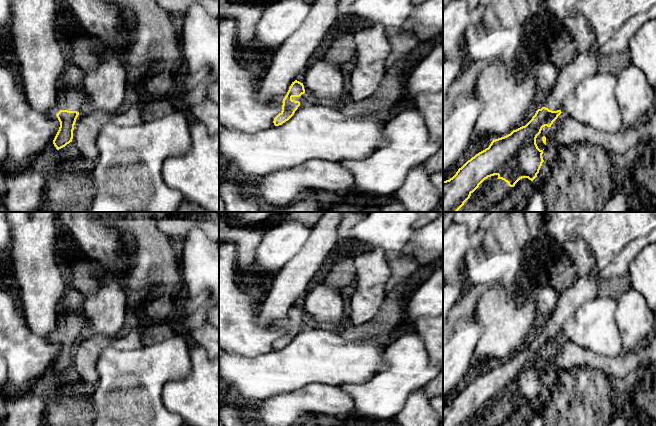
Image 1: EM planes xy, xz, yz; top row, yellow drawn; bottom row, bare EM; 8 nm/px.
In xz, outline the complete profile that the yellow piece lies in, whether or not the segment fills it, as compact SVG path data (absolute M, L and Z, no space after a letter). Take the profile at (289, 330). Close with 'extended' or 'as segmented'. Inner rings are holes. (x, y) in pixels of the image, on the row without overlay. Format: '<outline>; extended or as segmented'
M297 304L292 306L285 322L282 324L282 335L274 342L274 349L279 350L288 345L307 322L303 307Z; extended

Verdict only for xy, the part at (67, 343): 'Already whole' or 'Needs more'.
Needs more

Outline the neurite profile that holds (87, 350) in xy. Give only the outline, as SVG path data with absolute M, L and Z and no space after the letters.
M141 321L137 326L114 339L93 338L84 333L76 343L72 366L87 383L96 386L99 380L97 361L100 353L107 347L118 350L141 347L144 344L142 330L146 324L147 322Z

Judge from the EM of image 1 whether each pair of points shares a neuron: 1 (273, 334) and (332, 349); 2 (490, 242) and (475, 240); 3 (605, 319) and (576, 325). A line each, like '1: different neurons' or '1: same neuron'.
1: different neurons
2: different neurons
3: same neuron

